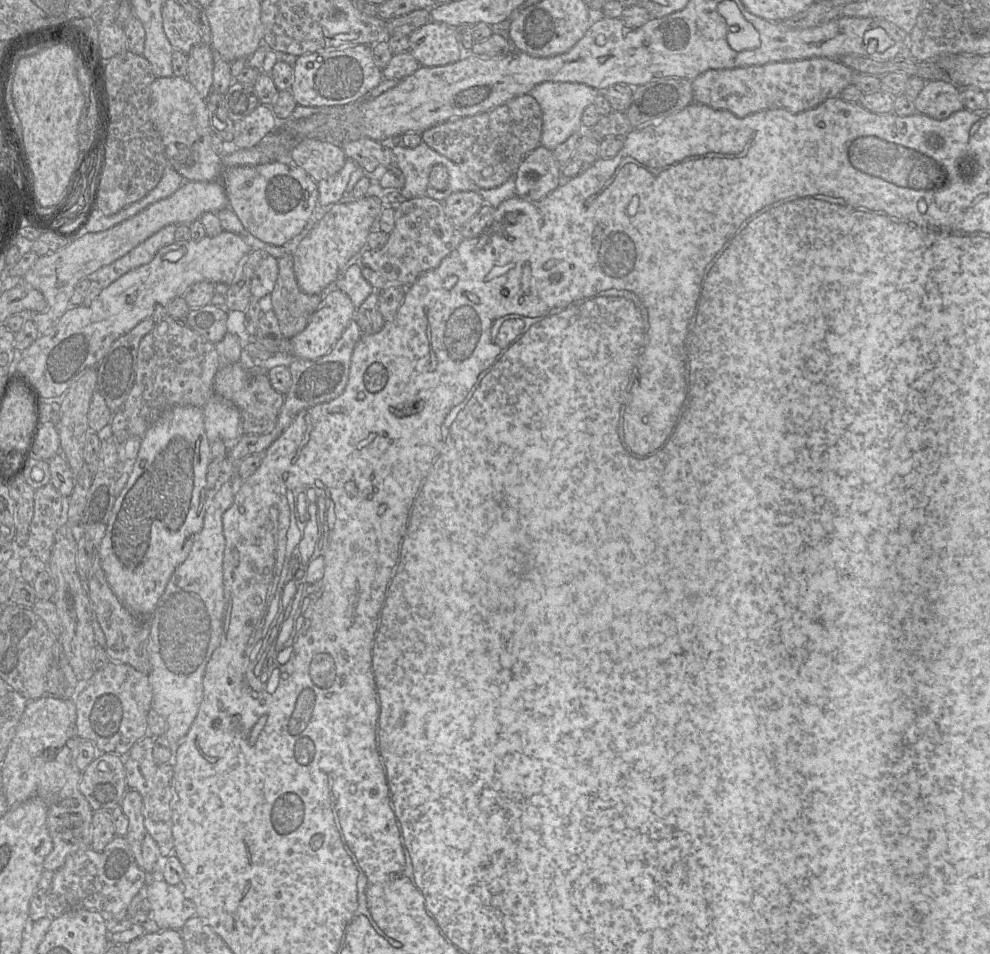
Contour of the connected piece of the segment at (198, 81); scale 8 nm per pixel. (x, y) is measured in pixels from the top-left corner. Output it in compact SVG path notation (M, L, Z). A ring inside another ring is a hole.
M202 42L193 47L187 56L187 79L200 97L206 100L211 93L213 68L217 55L211 45Z

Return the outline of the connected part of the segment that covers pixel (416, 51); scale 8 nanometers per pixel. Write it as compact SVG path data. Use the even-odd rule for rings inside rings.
M430 21L409 36L410 52L421 66L436 67L463 59L467 51L461 44L457 27Z

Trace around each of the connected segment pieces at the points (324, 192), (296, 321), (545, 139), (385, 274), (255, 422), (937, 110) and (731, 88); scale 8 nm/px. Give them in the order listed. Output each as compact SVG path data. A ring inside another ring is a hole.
M346 160L341 171L334 177L322 180L318 185L318 204L333 205L337 202L356 201L353 196L357 182L366 175L363 168L352 160Z
M287 253L277 259L279 274L267 305L275 313L283 337L290 340L308 325L323 295L303 292L294 272L294 255Z
M543 82L535 86L529 94L535 98L543 114L540 145L554 150L571 135L581 134L583 112L589 105L594 104L599 93L588 85L572 82Z
M427 196L405 200L395 210L395 227L388 236L388 241L380 250L367 249L359 260L359 267L364 278L375 291L401 286L409 287L423 273L436 268L462 242L461 228L455 227L447 218L443 202Z
M240 361L221 365L213 380L213 392L230 400L238 408L244 434L269 433L276 425L284 404L284 396L271 386L267 374L251 375Z
M949 80L927 81L914 100L916 112L943 120L964 108L961 88Z
M813 57L802 60L771 62L760 66L708 70L692 80L694 101L713 109L731 112L745 117L764 110L786 110L800 113L812 109L827 99L839 97L841 91L852 84L855 72L838 59Z

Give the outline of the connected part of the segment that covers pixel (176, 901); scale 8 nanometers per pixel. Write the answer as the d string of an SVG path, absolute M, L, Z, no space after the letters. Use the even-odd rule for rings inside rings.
M150 877L145 886L150 902L150 918L142 924L145 933L161 929L181 930L186 921L196 915L192 901L183 895L180 885L170 885L161 877Z

